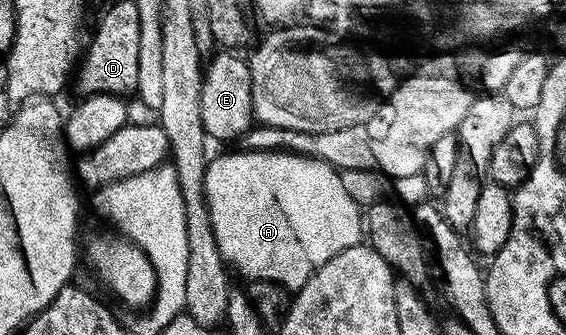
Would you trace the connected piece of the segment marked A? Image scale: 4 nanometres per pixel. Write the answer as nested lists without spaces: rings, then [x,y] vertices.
[[[235,149],[229,155],[220,155],[209,162],[206,169],[206,197],[208,198],[208,212],[214,237],[218,241],[218,249],[222,253],[225,263],[229,264],[233,272],[245,275],[245,280],[264,280],[274,282],[285,288],[289,293],[295,293],[300,287],[306,285],[308,279],[315,273],[325,261],[334,257],[335,254],[342,253],[344,249],[359,244],[362,239],[362,207],[354,202],[350,194],[346,193],[345,186],[342,185],[341,172],[335,167],[331,167],[326,161],[312,159],[308,155],[293,155],[286,151],[246,151]]]

